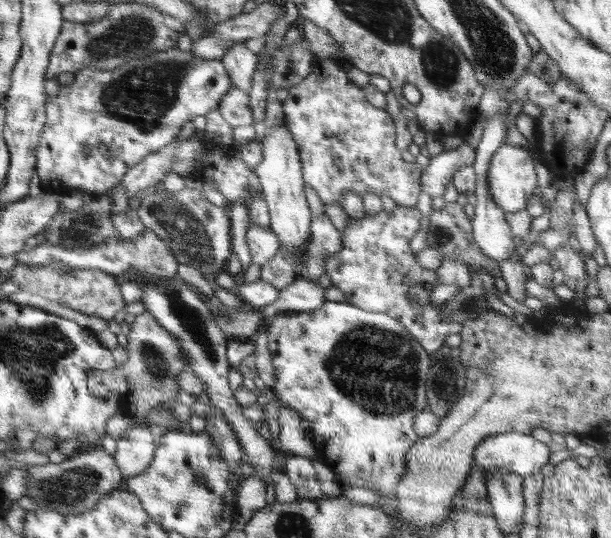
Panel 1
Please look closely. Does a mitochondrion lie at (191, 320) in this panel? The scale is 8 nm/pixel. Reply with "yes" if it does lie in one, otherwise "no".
yes

